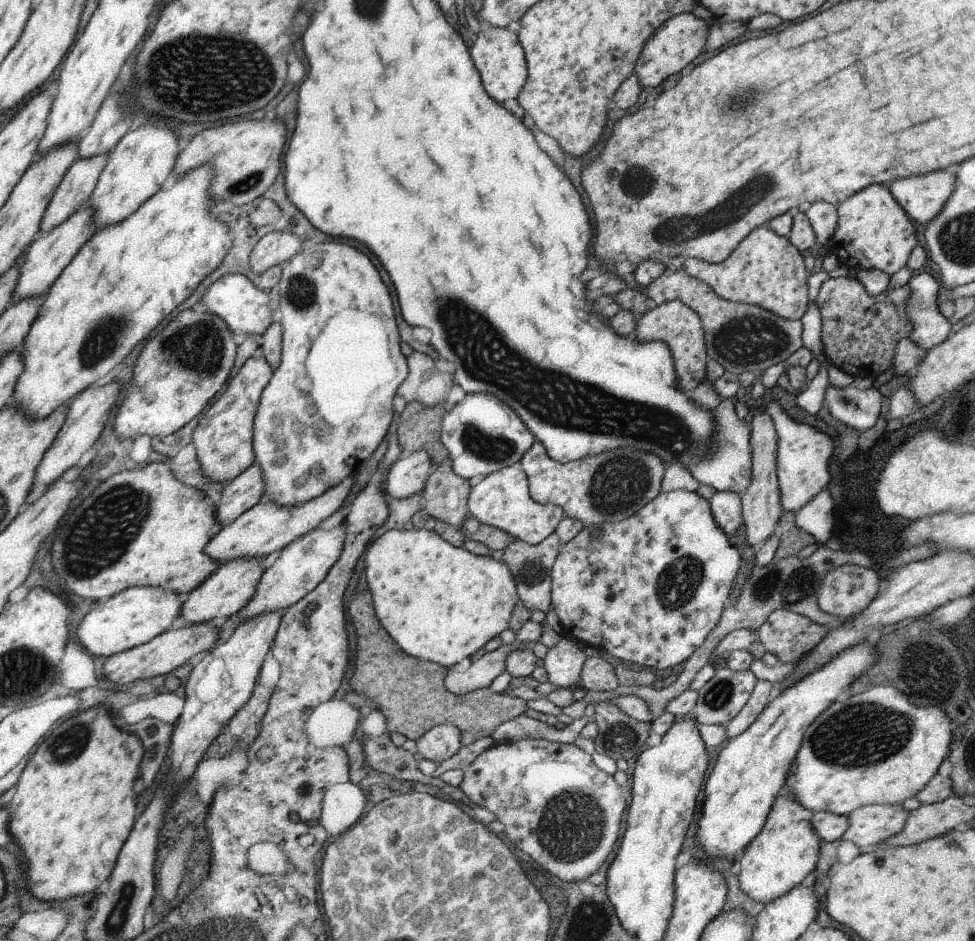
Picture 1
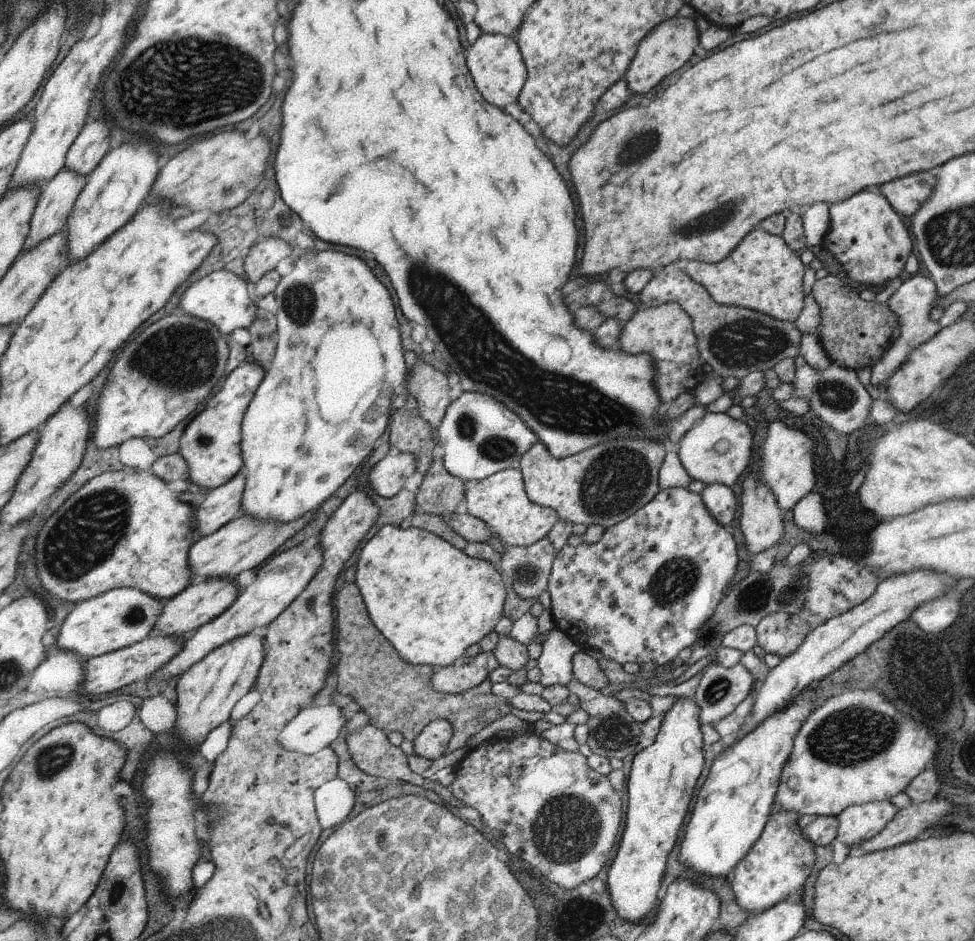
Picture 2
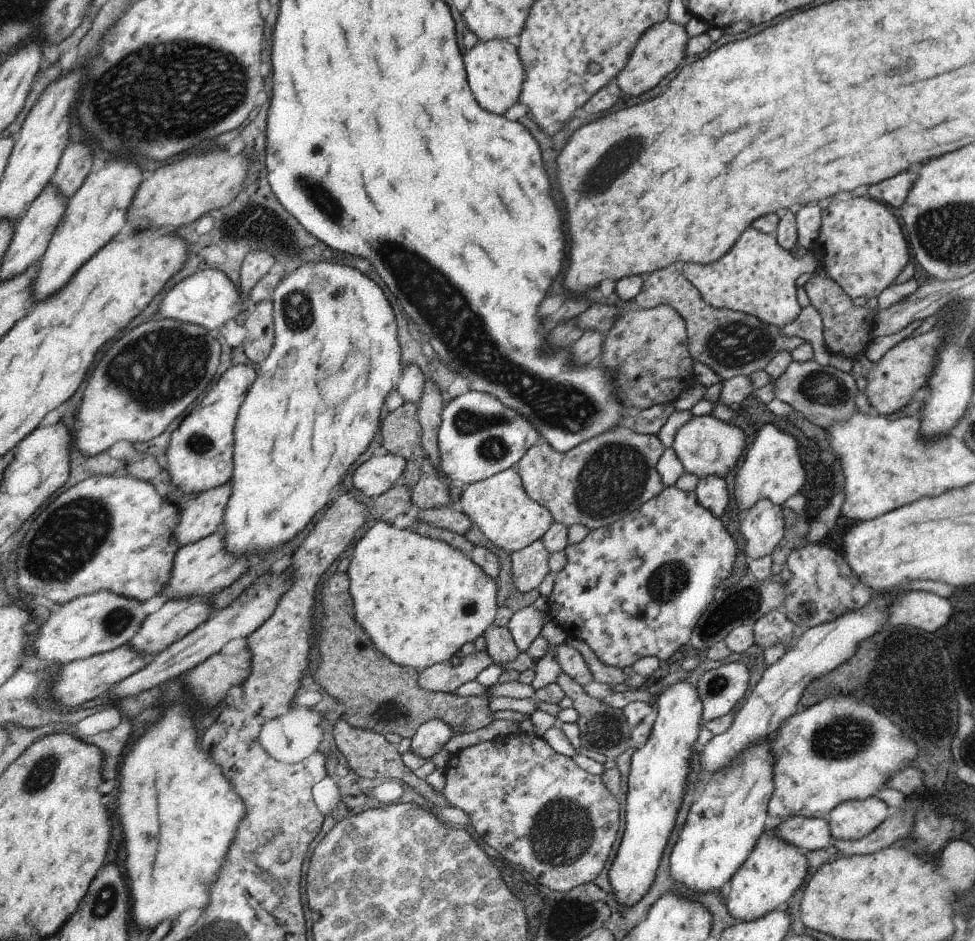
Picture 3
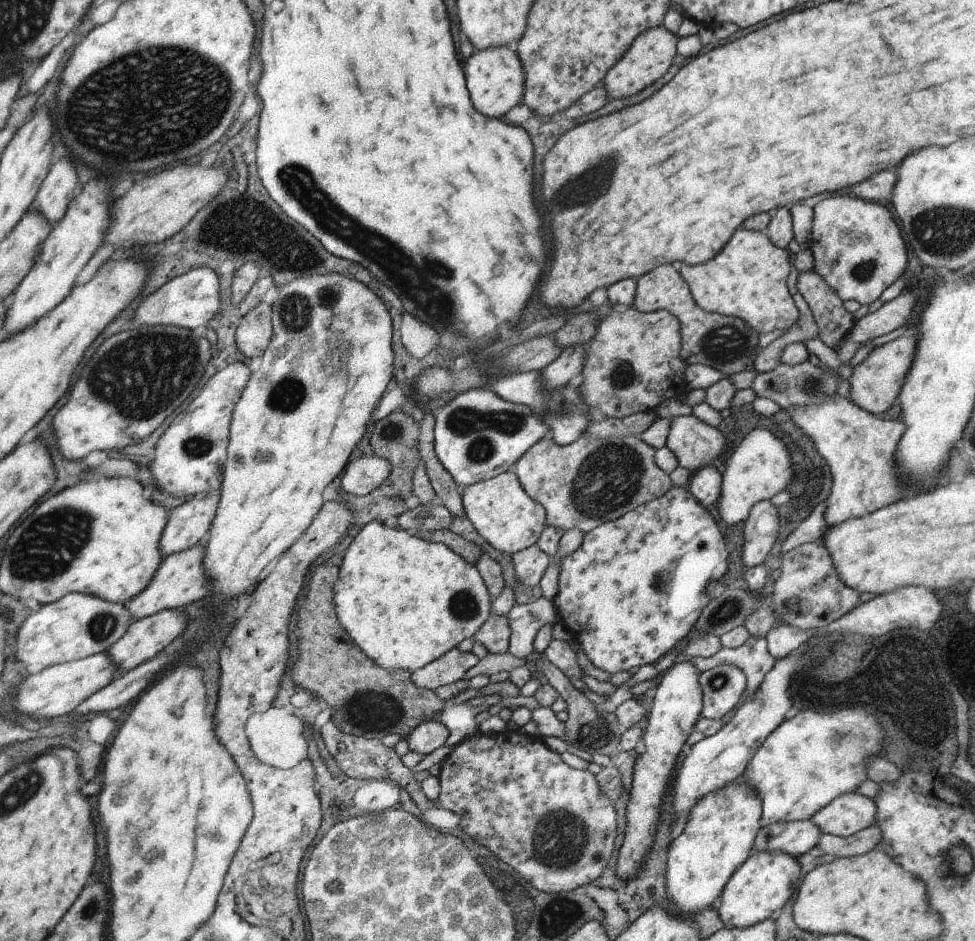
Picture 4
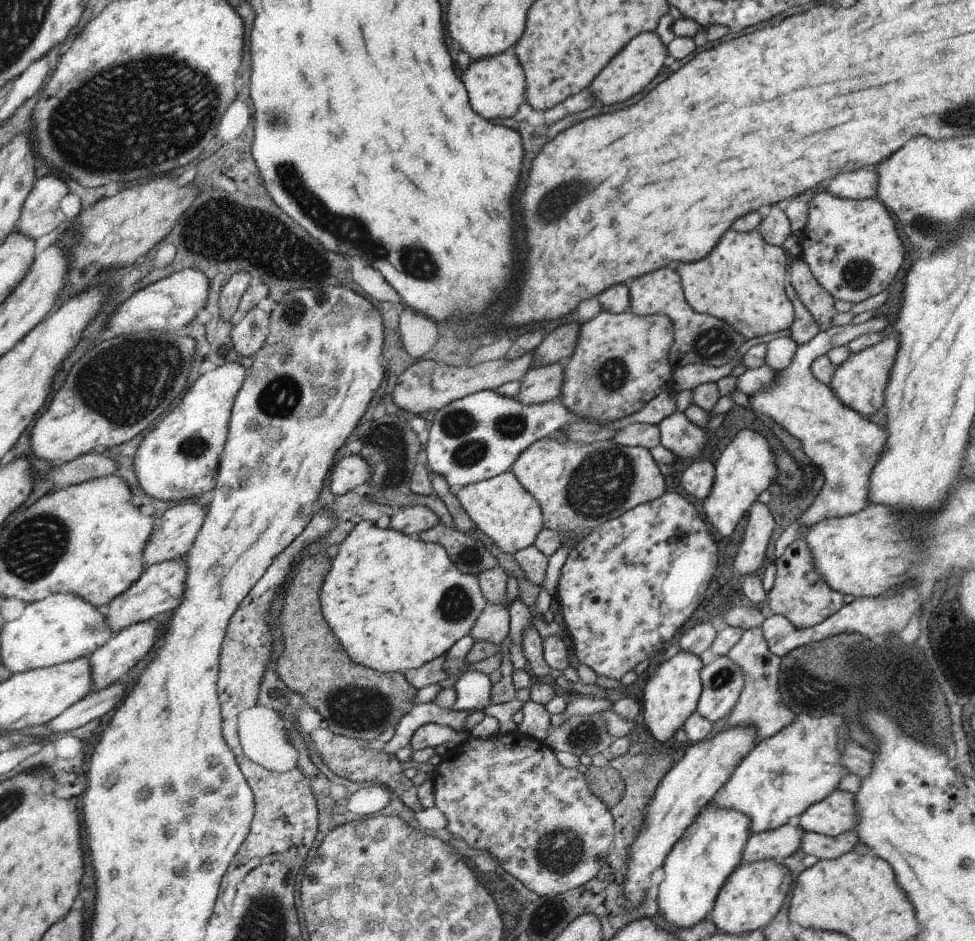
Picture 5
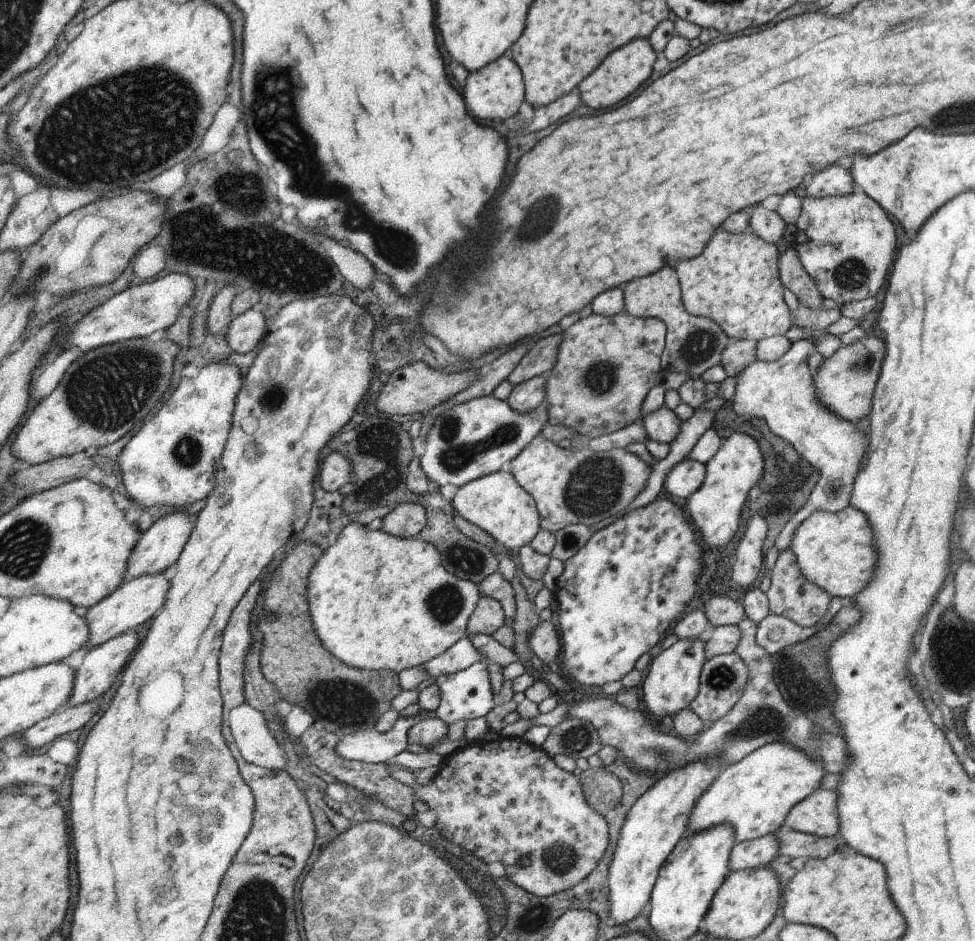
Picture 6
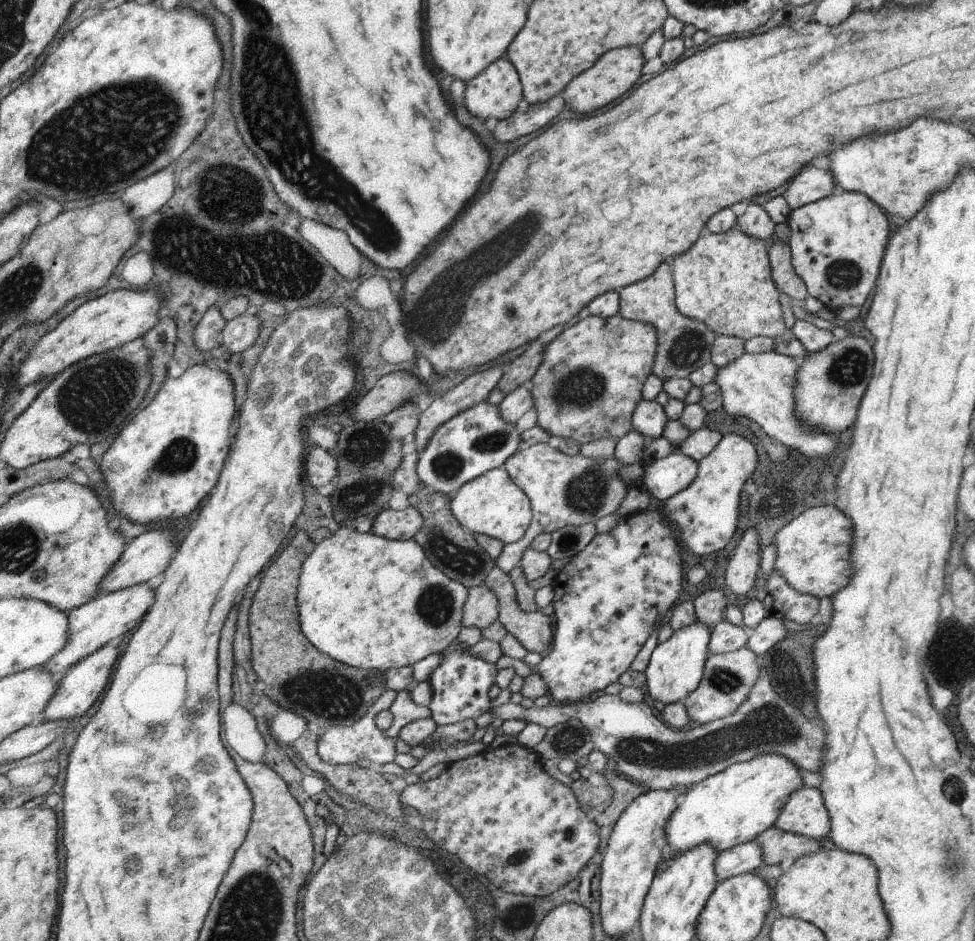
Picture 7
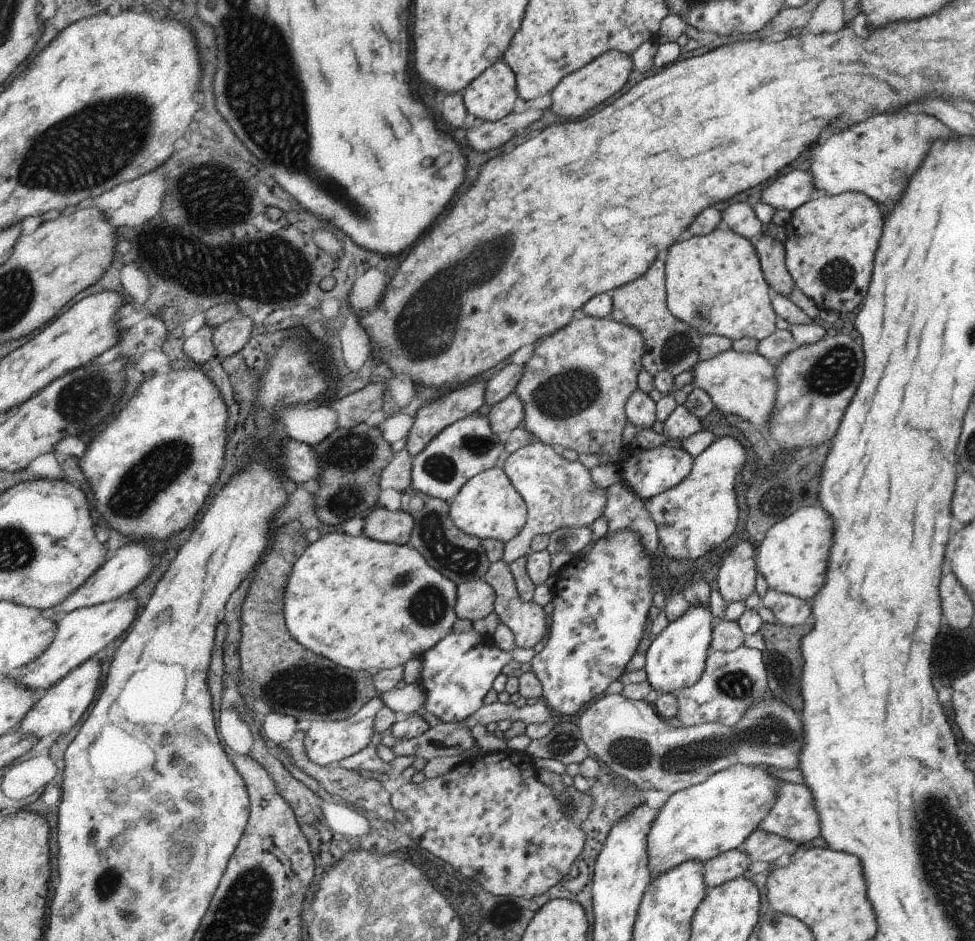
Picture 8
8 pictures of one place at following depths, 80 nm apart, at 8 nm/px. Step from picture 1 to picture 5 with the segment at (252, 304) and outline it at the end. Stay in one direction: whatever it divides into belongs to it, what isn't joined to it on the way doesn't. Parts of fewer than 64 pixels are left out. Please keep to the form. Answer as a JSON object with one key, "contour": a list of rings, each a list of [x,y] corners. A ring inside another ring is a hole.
{"contour":[[[196,268],[182,270],[168,278],[140,289],[123,302],[108,322],[106,336],[120,336],[120,334],[134,334],[134,332],[174,332],[185,333],[188,324],[207,308],[208,294],[210,294],[210,280]]]}

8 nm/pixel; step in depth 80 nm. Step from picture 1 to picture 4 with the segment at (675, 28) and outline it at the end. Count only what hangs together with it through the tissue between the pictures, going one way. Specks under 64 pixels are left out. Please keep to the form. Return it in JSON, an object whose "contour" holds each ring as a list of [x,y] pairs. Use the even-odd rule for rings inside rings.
{"contour":[[[664,25],[645,30],[639,34],[638,38],[635,38],[630,45],[630,50],[624,53],[620,62],[603,78],[604,82],[602,83],[604,83],[604,88],[608,88],[608,94],[612,98],[628,98],[628,96],[634,96],[640,90],[648,88],[656,80],[660,80],[668,72],[668,68],[672,66],[672,62],[676,58],[679,38],[676,33],[665,29]]]}

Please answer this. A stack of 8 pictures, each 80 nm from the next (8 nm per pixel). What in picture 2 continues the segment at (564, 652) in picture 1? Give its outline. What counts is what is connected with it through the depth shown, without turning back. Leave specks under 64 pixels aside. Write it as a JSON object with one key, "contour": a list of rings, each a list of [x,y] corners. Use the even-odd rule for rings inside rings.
{"contour":[[[558,627],[549,631],[542,644],[543,651],[538,659],[538,668],[542,672],[540,684],[568,686],[574,680],[573,658],[584,649]]]}

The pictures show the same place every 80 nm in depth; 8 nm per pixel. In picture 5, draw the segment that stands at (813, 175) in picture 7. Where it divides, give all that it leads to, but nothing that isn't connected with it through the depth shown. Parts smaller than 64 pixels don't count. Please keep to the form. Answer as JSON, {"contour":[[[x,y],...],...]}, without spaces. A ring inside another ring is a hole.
{"contour":[[[866,168],[852,174],[840,174],[832,182],[824,182],[824,188],[834,196],[853,200],[875,198],[878,194],[878,176],[874,174],[874,168]]]}

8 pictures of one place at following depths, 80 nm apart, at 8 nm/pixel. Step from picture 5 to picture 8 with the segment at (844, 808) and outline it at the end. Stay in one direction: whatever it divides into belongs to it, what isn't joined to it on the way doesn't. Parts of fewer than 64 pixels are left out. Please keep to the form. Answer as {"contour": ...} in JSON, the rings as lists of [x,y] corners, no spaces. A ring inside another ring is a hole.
{"contour":[[[782,782],[776,788],[776,802],[760,820],[758,830],[776,834],[796,844],[812,842],[820,836],[820,818],[812,802],[810,790],[800,784]]]}

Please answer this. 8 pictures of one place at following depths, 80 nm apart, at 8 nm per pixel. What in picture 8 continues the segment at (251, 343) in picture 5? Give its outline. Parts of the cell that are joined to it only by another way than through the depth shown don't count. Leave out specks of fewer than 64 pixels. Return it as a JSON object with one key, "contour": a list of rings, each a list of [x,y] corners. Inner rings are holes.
{"contour":[[[245,315],[232,318],[215,327],[212,344],[216,356],[228,357],[240,352],[248,344],[254,329],[252,320]]]}

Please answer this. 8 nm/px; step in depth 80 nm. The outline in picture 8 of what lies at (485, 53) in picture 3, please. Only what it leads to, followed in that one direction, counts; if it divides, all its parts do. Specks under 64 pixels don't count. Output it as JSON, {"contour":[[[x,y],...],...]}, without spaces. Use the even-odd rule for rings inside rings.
{"contour":[[[506,62],[492,64],[464,90],[464,104],[474,121],[501,120],[513,113],[516,98],[515,74]]]}

